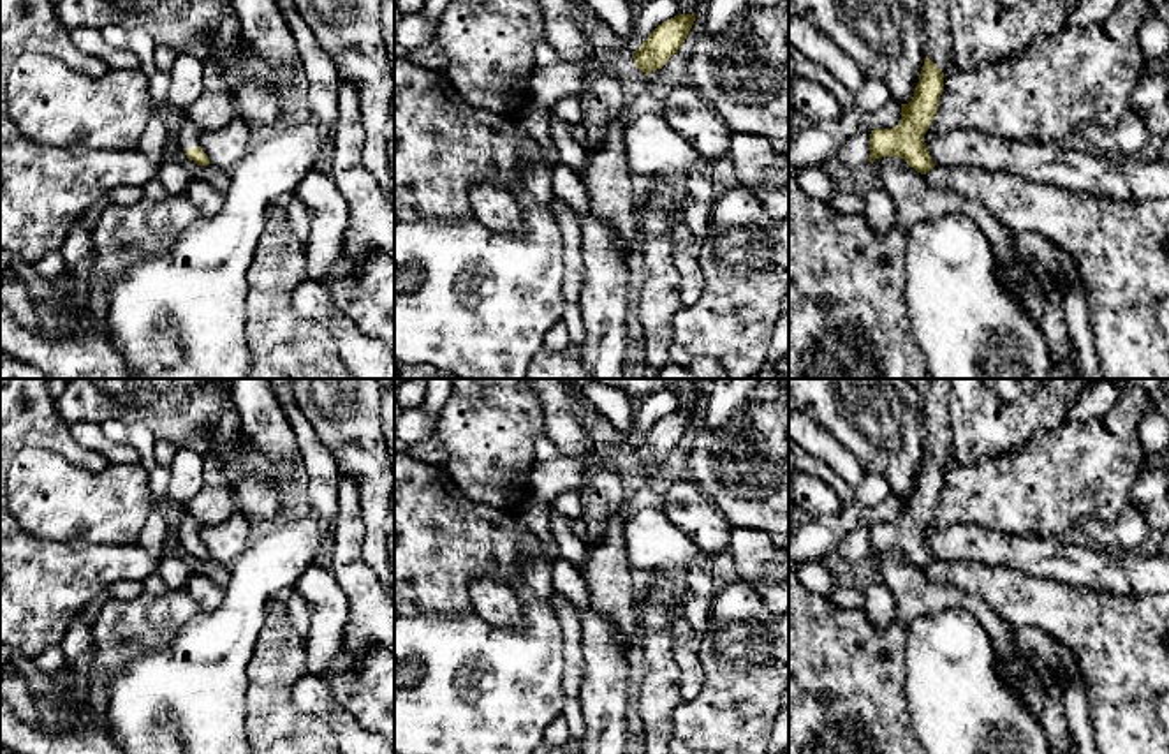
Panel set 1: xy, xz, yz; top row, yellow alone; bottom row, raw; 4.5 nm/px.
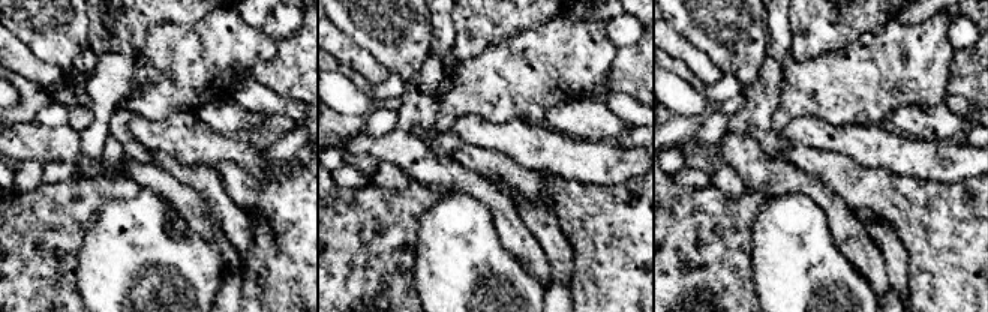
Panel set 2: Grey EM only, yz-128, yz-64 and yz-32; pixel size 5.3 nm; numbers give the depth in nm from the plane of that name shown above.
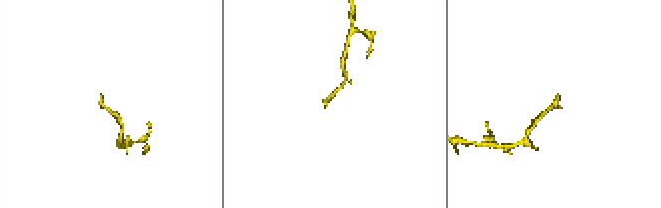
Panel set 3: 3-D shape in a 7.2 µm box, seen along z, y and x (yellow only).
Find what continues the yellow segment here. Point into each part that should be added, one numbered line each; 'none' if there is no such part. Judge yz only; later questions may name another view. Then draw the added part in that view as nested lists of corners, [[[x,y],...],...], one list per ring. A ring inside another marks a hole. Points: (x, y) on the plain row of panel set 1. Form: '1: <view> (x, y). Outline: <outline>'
1: yz (939, 428). Outline: [[[926,379],[923,389],[926,446],[938,462],[951,455],[952,423],[949,416],[949,393],[952,379]]]

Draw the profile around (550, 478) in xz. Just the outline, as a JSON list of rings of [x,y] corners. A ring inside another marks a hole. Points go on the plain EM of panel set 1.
[[[581,453],[535,462],[530,474],[530,495],[551,506],[560,493],[567,490],[579,492],[584,486],[586,470],[588,462]]]

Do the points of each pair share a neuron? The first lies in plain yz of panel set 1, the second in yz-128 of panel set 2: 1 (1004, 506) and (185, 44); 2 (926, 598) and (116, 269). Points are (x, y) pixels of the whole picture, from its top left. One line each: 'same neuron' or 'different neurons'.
1: same neuron
2: different neurons

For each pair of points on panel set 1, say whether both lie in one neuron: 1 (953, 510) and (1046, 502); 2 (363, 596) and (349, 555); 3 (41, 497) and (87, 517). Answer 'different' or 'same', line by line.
1: same
2: same
3: same

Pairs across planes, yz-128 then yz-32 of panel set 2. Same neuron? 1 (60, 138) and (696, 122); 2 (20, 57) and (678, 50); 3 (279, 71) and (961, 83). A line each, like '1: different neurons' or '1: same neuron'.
1: different neurons
2: same neuron
3: same neuron

